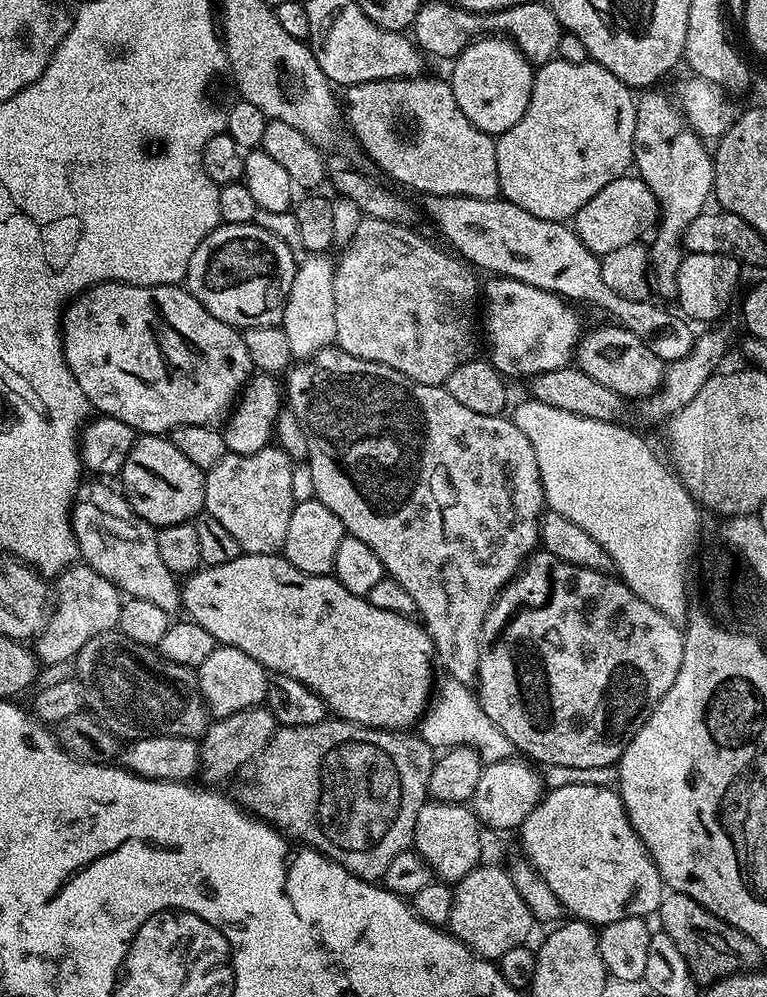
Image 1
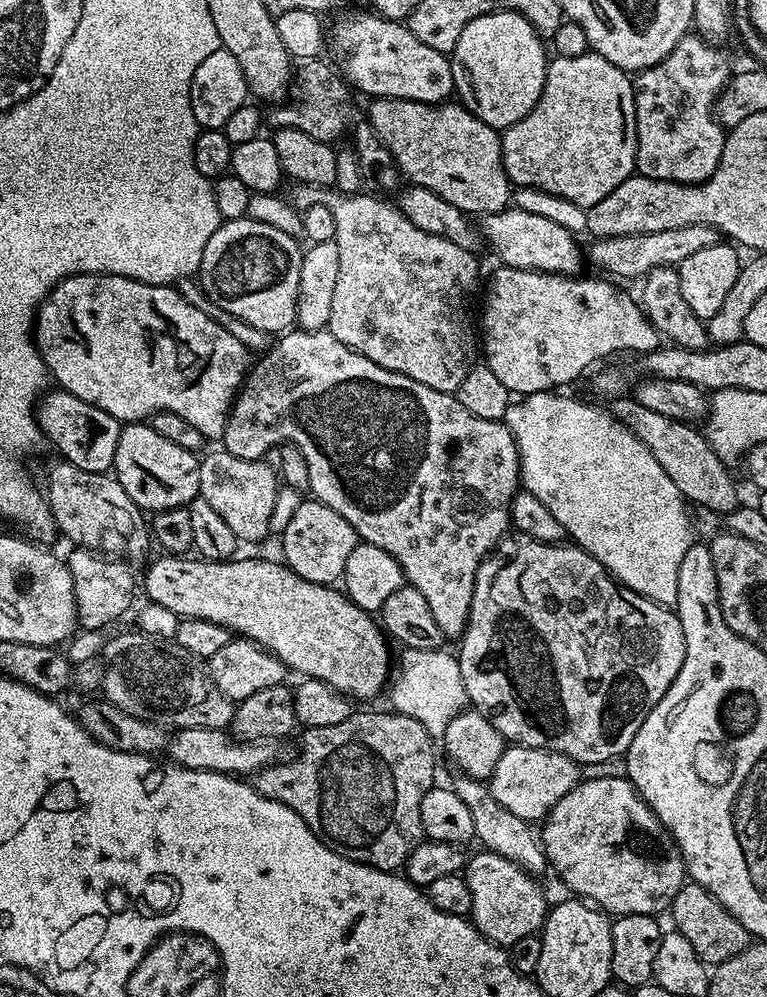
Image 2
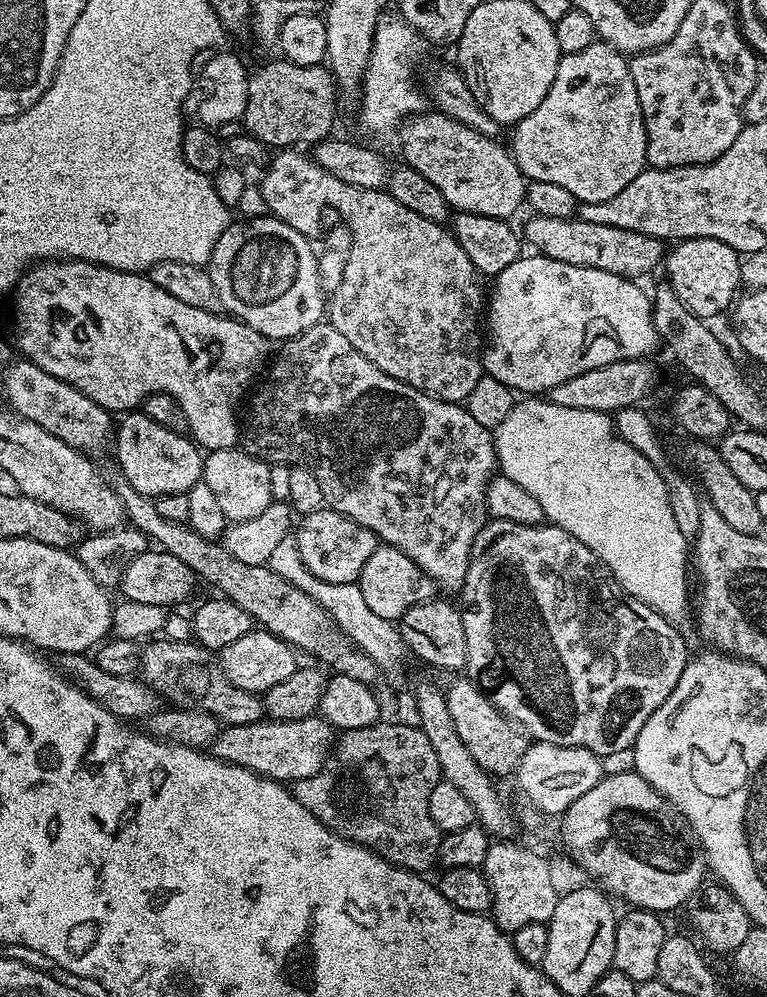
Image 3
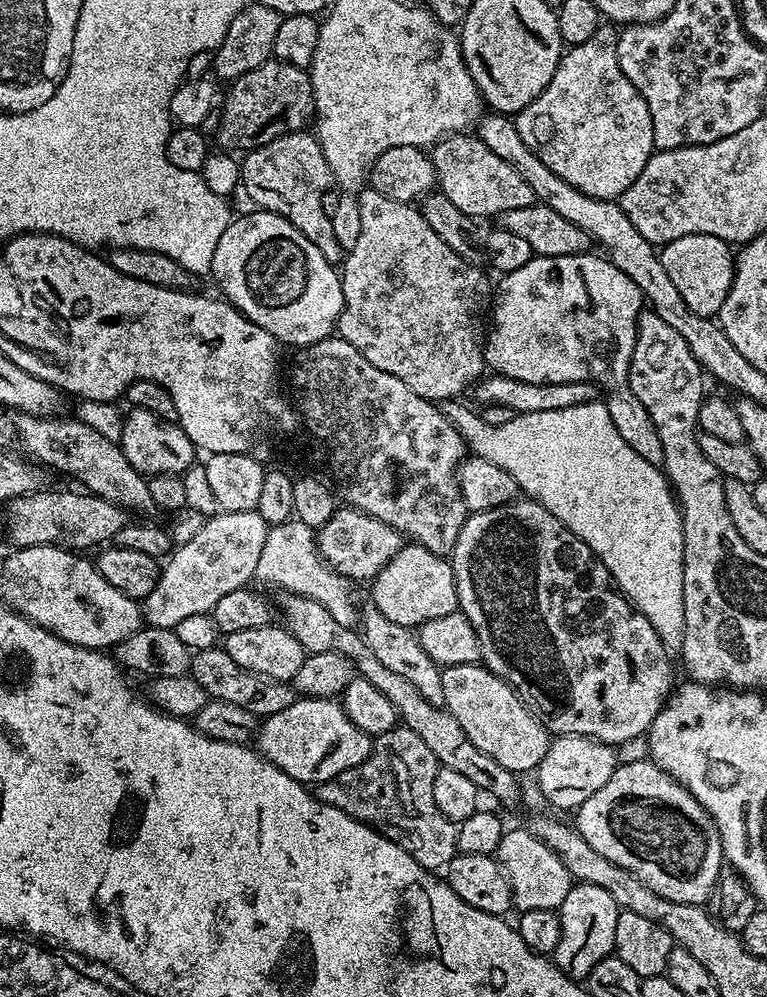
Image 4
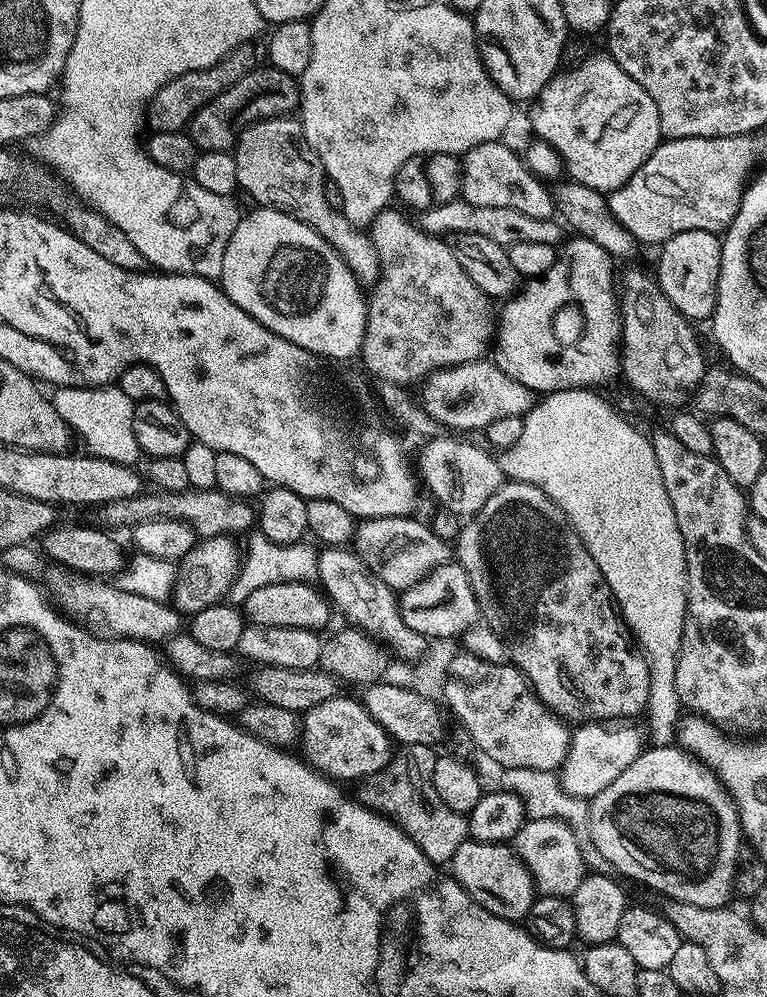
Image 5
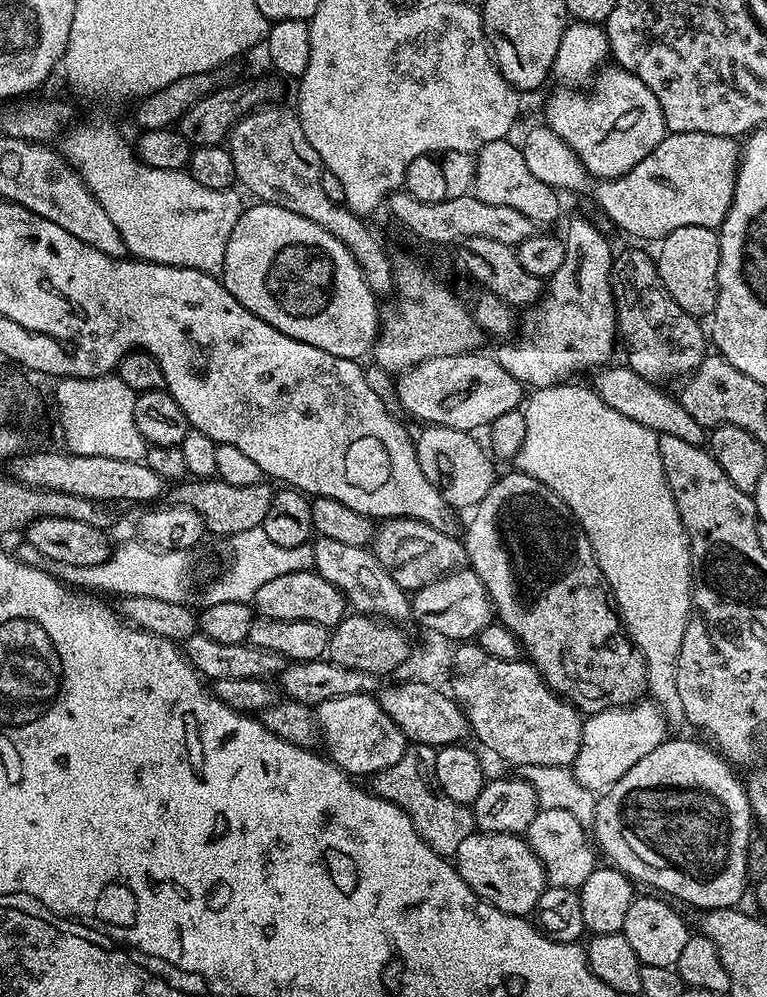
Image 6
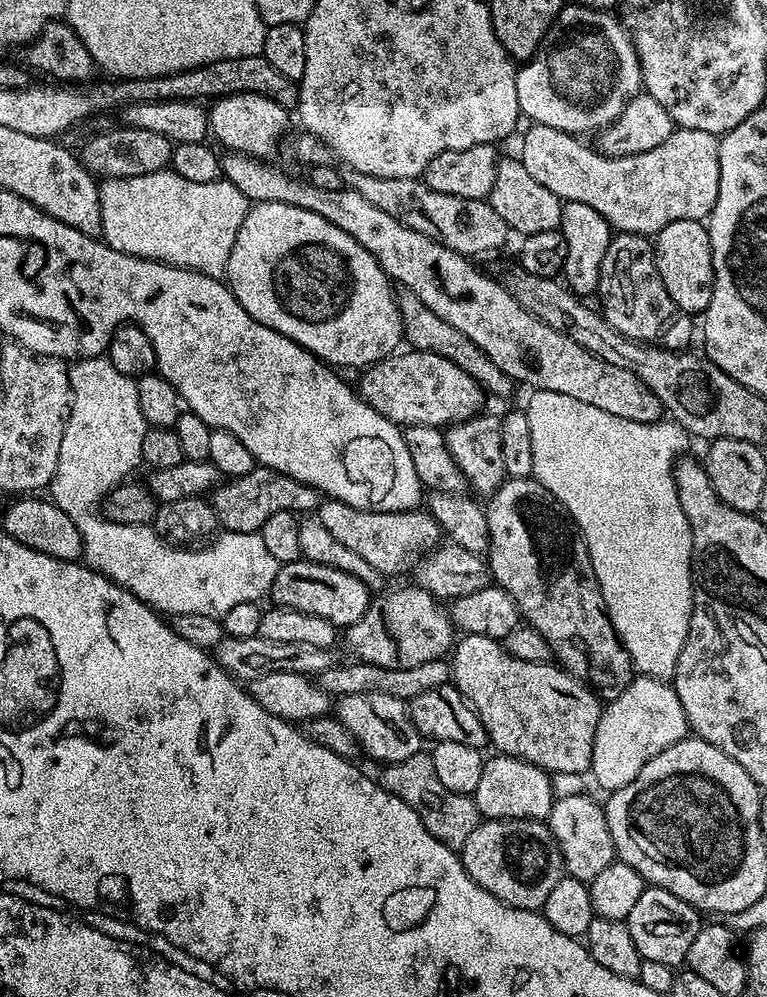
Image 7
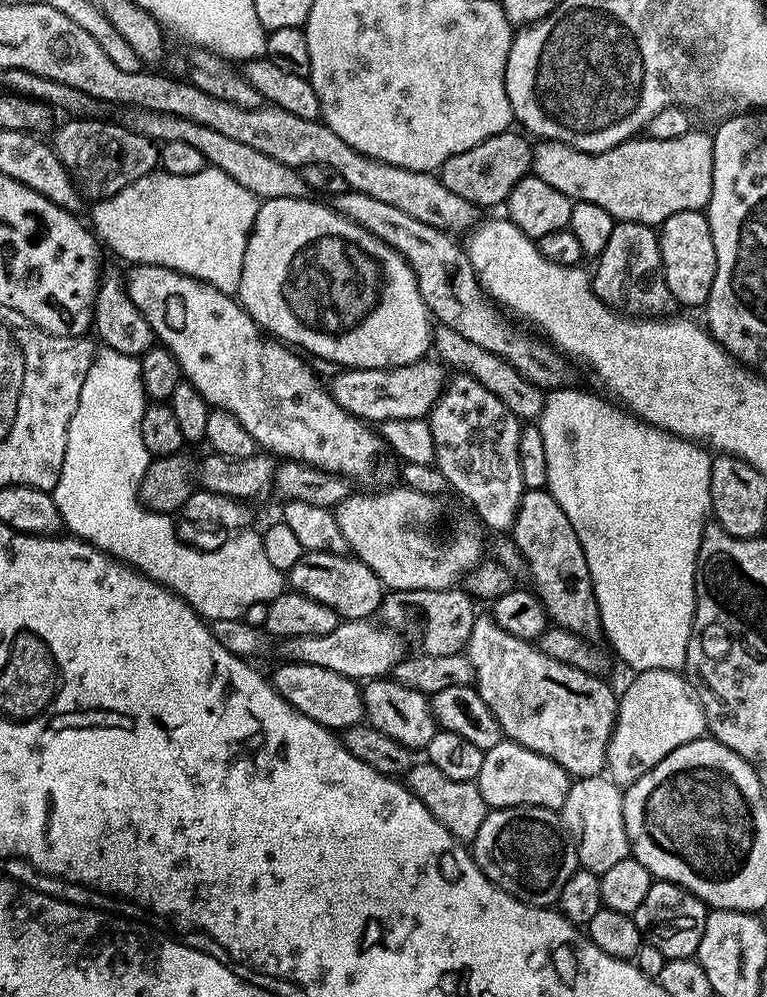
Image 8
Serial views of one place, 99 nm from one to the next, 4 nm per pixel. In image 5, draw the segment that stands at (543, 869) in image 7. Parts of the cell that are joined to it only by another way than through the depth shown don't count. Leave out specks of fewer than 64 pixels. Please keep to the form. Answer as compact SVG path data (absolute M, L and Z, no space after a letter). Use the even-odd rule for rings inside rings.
M471 838L464 840L462 846L454 850L450 875L459 882L462 890L466 890L466 894L470 894L470 898L474 898L474 902L478 902L478 906L503 920L523 921L538 895L528 867L520 860L515 847L508 844L478 842Z

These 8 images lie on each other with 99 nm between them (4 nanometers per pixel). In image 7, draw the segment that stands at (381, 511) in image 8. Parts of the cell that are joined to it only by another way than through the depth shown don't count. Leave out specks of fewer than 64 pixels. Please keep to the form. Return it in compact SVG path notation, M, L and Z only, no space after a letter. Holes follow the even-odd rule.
M328 498L316 509L314 516L337 542L343 542L348 549L366 558L374 570L385 574L411 569L419 557L437 547L442 536L441 528L427 510L363 512L354 506L346 506L346 502Z

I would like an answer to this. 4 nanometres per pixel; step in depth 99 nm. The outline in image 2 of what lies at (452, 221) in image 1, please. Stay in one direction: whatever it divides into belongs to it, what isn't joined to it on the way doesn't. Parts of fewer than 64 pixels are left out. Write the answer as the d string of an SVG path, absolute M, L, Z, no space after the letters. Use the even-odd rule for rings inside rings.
M509 206L501 212L484 216L478 224L483 243L500 259L505 268L553 272L556 276L575 276L581 270L582 248L576 245L572 232L564 224L543 216L540 212L527 212L524 208Z

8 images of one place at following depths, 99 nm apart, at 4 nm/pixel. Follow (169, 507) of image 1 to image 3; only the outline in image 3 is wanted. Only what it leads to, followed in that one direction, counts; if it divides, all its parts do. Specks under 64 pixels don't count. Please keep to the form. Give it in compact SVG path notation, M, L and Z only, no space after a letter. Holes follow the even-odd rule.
M133 410L115 425L114 448L116 460L124 471L123 479L138 494L143 496L165 496L186 494L195 484L201 483L204 474L204 456L201 449L188 436L174 434L166 426L150 419L143 410Z

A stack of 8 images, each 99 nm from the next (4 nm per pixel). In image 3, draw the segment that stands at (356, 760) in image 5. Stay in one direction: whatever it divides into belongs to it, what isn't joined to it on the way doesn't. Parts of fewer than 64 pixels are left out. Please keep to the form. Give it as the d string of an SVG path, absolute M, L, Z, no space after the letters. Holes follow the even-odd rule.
M317 714L301 720L273 720L265 718L249 724L230 724L221 727L218 738L214 738L210 752L227 764L242 766L267 780L295 782L305 780L328 761L338 739L337 729Z

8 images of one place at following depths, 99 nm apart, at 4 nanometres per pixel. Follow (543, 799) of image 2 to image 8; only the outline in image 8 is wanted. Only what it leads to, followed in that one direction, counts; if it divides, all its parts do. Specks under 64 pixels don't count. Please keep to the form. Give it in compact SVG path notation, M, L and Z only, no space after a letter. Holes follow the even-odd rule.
M646 670L645 672L637 672L631 677L633 680L624 688L624 693L621 691L618 696L616 705L616 725L612 731L612 737L608 743L608 763L606 765L607 775L615 784L627 786L633 784L638 778L642 778L642 774L646 774L650 770L654 770L654 766L658 766L658 762L662 762L662 758L666 758L666 754L670 754L674 750L678 750L678 746L686 746L686 742L694 742L701 739L705 735L708 723L704 717L704 707L700 705L700 700L691 684L680 672L671 672L670 670Z

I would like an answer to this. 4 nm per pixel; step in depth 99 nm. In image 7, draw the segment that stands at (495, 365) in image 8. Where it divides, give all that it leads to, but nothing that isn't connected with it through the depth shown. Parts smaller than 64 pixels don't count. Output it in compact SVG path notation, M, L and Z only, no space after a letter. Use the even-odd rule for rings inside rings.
M403 286L395 289L396 305L400 311L400 318L404 321L403 339L408 340L413 349L417 352L433 352L442 358L450 358L450 362L454 362L454 366L462 366L462 370L466 370L466 374L470 374L470 378L474 378L479 382L480 387L484 389L491 397L508 396L514 389L514 382L502 370L498 370L498 366L494 366L494 362L490 362L490 358L486 358L486 354L482 350L478 350L478 346L474 346L474 342L470 342L470 338L466 338L466 334L462 334L462 330L454 330L454 326L450 326L450 322L442 322L442 318L438 318L438 314L434 314L434 310L430 310L430 306L426 306L426 302L422 302L422 298L418 298L418 294L414 294L414 290Z

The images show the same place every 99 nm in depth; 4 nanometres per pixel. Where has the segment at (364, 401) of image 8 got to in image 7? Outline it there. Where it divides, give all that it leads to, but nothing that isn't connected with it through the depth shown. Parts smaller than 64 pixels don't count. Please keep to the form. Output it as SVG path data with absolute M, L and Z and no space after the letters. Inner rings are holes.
M407 351L363 369L364 377L358 383L358 391L367 404L378 410L378 414L390 418L397 426L428 424L440 428L459 424L483 409L480 407L486 393L477 380L462 370L462 366L454 366L450 358L442 358L433 352Z

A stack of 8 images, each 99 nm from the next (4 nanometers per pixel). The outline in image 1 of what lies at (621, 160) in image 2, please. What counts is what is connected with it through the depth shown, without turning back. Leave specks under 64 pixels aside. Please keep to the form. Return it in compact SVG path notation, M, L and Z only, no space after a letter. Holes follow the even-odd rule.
M553 58L547 64L539 65L532 78L530 106L526 106L526 114L522 114L510 130L495 137L500 196L514 206L522 206L522 210L534 214L534 218L571 221L578 210L602 190L602 186L610 186L610 182L633 167L636 102L633 89L614 78L610 70L589 59L575 64Z

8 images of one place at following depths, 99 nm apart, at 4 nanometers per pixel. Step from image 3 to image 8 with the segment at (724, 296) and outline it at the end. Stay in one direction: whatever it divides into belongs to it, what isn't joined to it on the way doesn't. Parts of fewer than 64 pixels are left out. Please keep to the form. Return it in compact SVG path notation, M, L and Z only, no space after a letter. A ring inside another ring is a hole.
M694 210L674 214L659 225L658 235L664 281L666 286L670 286L670 294L674 294L677 305L707 305L716 273L714 238L710 234L710 222L707 215L703 211L695 212Z

